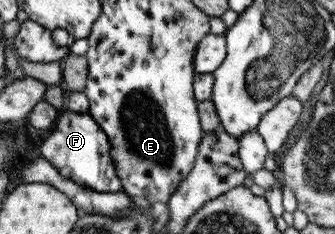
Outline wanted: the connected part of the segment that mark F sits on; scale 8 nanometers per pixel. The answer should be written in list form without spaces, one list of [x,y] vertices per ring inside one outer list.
[[[60,111],[59,118],[50,136],[39,144],[41,156],[68,180],[81,187],[88,187],[98,192],[122,191],[122,183],[116,172],[115,162],[110,152],[110,141],[107,134],[89,113]]]

